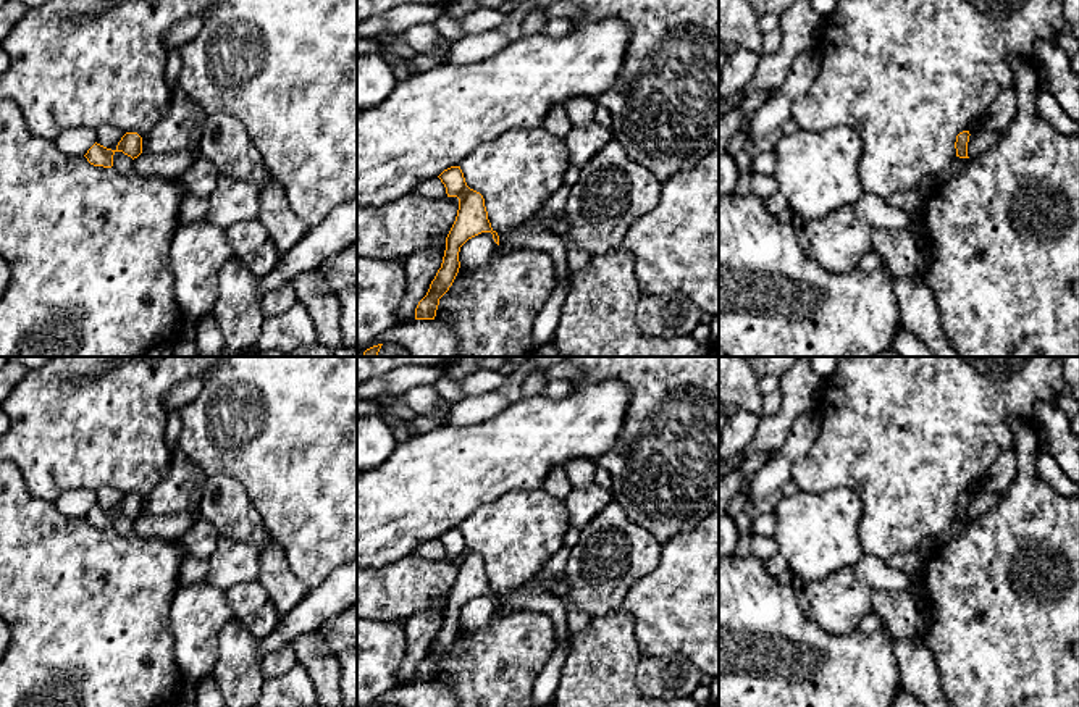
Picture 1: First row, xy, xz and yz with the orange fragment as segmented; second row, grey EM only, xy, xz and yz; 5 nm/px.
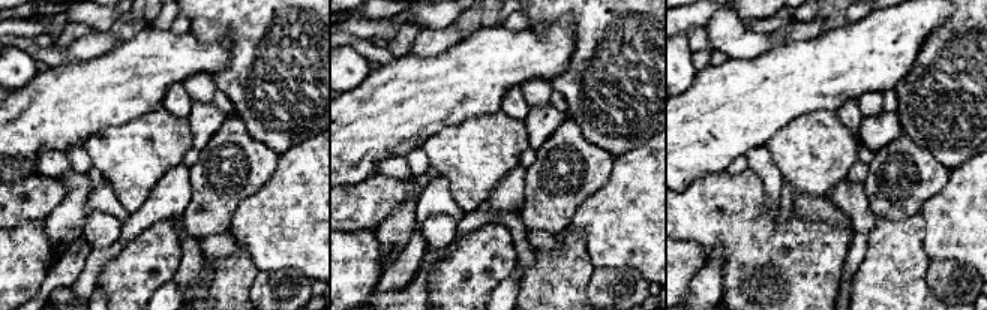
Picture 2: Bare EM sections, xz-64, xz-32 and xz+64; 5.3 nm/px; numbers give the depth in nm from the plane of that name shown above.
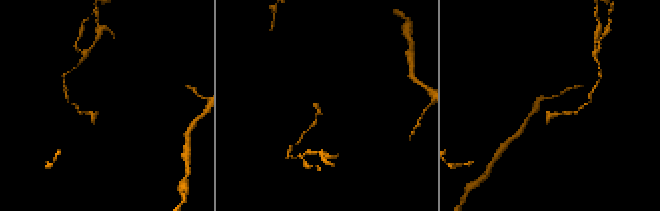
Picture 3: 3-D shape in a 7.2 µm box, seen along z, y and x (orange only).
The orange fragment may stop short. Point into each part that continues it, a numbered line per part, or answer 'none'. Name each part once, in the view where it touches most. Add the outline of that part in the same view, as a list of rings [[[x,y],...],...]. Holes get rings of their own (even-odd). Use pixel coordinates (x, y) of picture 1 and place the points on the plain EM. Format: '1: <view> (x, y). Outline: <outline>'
none

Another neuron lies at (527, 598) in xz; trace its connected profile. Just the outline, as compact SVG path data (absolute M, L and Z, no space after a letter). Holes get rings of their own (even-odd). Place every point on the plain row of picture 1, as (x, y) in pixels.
M527 583L507 594L498 594L498 597L499 607L546 613L554 623L556 638L565 639L570 651L572 633L567 625L567 607L562 599L549 591L533 586L531 583Z

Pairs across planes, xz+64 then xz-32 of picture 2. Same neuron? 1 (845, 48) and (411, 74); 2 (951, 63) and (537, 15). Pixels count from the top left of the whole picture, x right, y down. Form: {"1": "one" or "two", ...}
{"1": "one", "2": "one"}

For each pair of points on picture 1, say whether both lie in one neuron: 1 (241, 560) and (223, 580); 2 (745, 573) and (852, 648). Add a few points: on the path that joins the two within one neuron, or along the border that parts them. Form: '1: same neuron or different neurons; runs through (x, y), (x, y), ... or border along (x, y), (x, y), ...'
1: same neuron; runs through (236, 565), (226, 575)
2: same neuron; runs through (769, 601), (811, 643), (824, 646)

